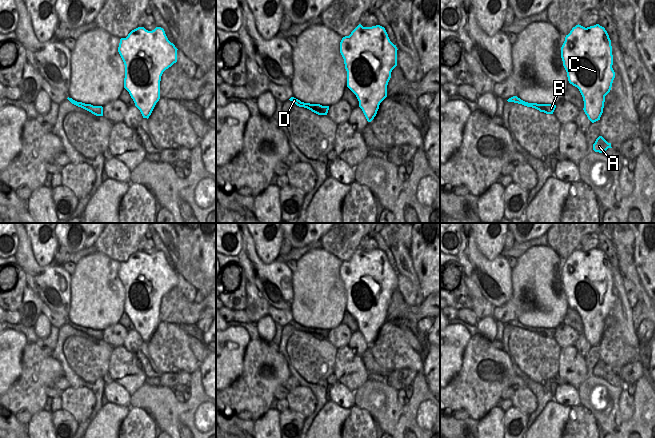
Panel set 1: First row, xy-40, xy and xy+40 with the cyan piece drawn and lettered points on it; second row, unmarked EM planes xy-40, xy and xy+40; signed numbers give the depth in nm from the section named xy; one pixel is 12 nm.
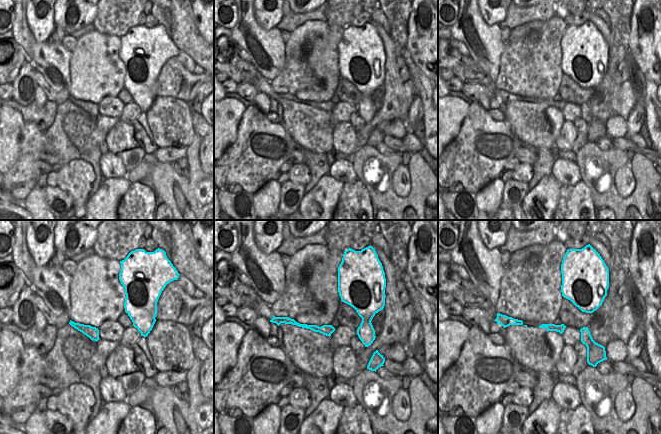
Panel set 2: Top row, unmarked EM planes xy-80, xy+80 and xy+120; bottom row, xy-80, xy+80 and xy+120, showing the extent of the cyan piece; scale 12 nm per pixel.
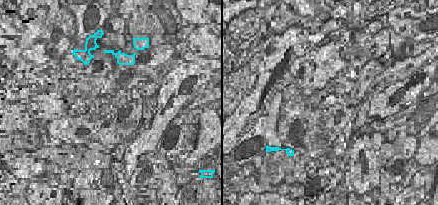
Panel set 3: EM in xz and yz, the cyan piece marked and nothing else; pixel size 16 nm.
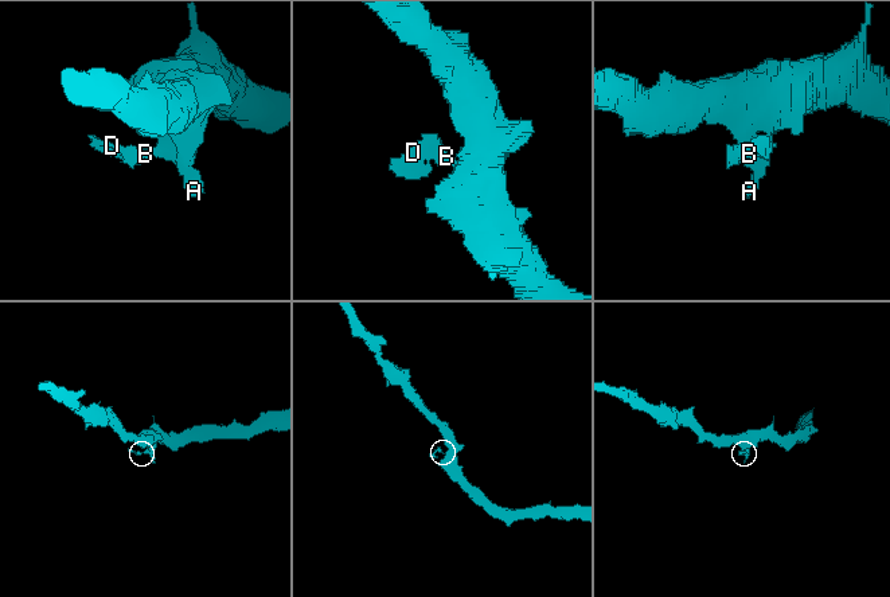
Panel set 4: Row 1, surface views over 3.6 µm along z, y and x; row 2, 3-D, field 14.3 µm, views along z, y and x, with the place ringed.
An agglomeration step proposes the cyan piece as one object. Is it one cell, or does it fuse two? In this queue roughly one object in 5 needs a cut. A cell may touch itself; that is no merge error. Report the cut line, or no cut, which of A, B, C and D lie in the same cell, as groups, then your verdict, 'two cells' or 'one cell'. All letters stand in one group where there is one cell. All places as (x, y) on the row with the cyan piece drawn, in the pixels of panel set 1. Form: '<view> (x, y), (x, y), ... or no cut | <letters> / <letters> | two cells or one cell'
no cut | A B C D | one cell

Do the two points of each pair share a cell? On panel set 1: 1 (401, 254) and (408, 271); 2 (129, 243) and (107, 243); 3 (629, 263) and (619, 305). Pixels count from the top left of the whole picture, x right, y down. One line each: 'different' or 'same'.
1: same
2: same
3: different

